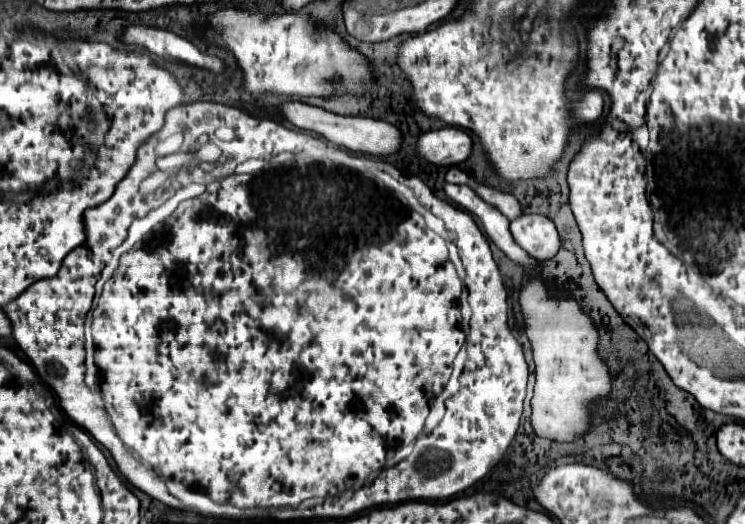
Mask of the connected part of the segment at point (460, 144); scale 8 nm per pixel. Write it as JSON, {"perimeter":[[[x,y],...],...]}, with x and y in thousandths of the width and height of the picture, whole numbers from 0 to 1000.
{"perimeter":[[[596,240],[564,260],[561,290],[569,305],[591,317],[609,317],[634,294],[634,263],[612,240]]]}

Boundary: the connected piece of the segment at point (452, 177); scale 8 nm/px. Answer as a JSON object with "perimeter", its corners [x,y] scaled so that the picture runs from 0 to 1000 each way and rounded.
{"perimeter":[[[604,321],[599,328],[599,347],[607,347],[607,351],[631,351],[631,336],[615,321]]]}

